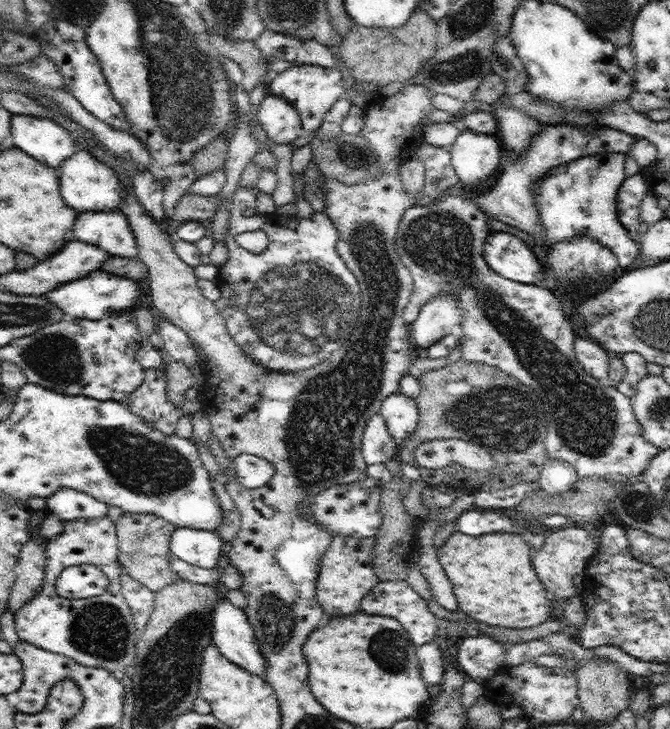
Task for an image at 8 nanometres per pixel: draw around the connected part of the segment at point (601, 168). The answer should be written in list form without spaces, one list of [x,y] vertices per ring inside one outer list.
[[[602,152],[592,156],[574,159],[568,164],[560,165],[554,170],[546,172],[546,178],[542,178],[534,188],[536,204],[539,210],[539,223],[545,234],[545,243],[548,247],[562,241],[570,241],[577,236],[589,236],[594,241],[606,246],[606,249],[616,256],[619,266],[626,268],[636,258],[641,256],[639,243],[634,242],[628,234],[628,229],[620,222],[617,196],[618,190],[625,180],[625,162],[628,158],[624,152]]]

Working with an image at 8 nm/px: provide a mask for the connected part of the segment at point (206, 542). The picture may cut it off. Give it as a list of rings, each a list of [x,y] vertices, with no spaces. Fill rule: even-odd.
[[[177,526],[169,543],[172,555],[198,567],[213,569],[222,555],[223,541],[217,531]]]

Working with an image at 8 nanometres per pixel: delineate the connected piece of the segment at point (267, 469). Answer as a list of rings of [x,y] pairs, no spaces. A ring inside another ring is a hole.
[[[251,454],[238,455],[230,465],[232,475],[246,488],[263,487],[271,478],[274,467],[267,460]]]

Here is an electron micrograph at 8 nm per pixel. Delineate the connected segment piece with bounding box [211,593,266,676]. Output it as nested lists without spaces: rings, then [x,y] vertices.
[[[221,593],[220,600],[212,609],[212,644],[234,665],[257,676],[266,673],[266,658],[258,650],[254,628],[244,609],[240,609]]]

